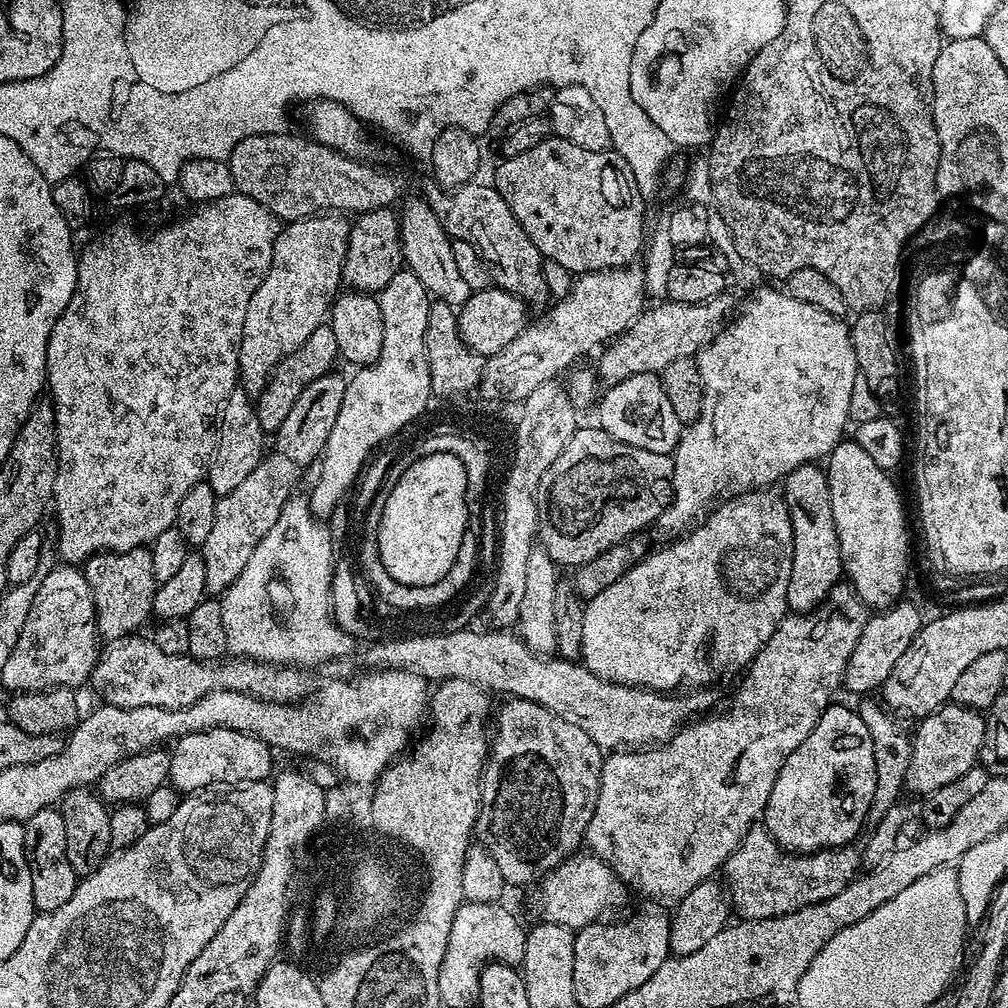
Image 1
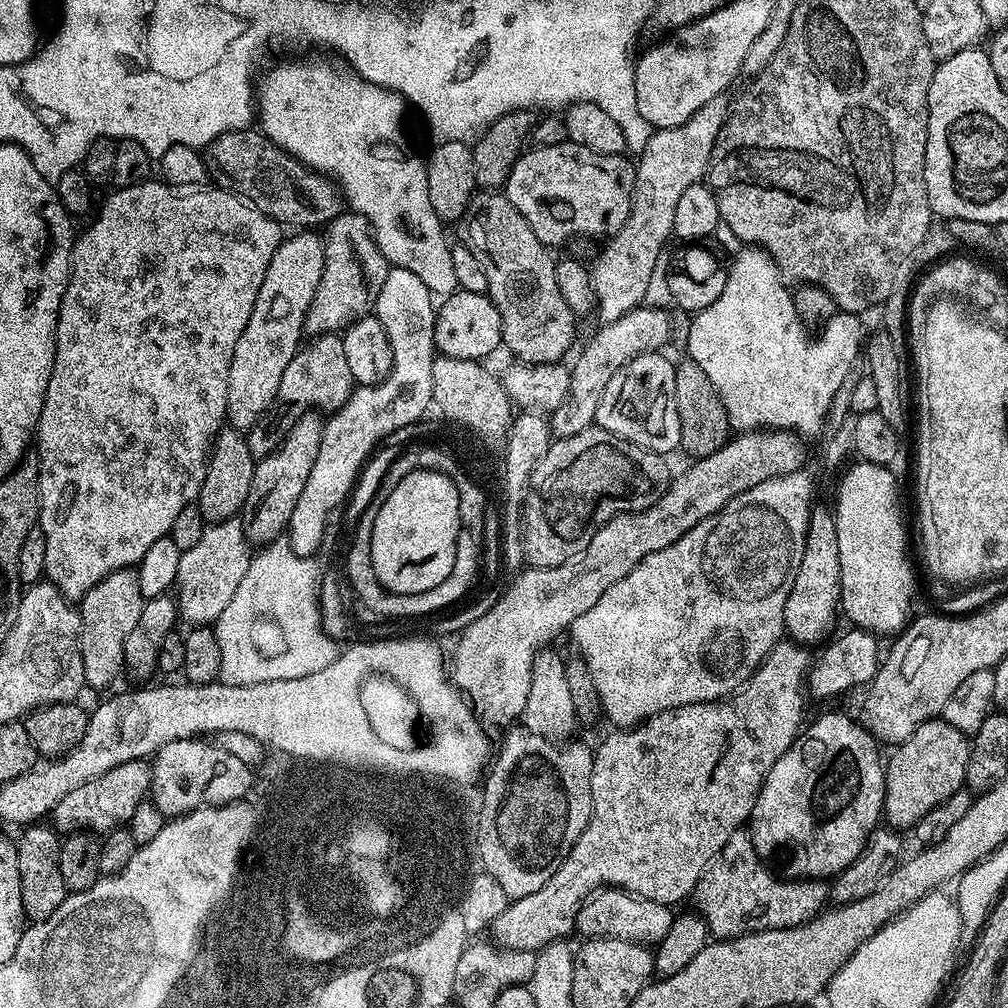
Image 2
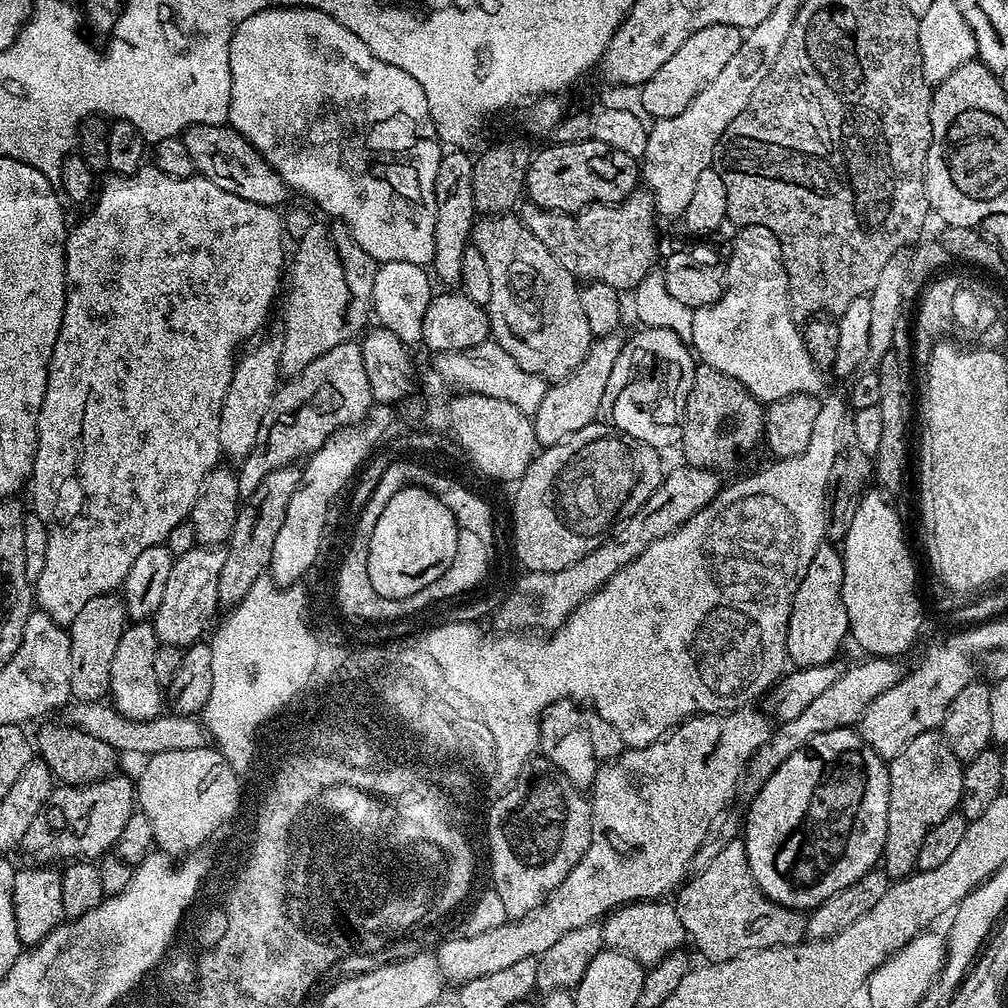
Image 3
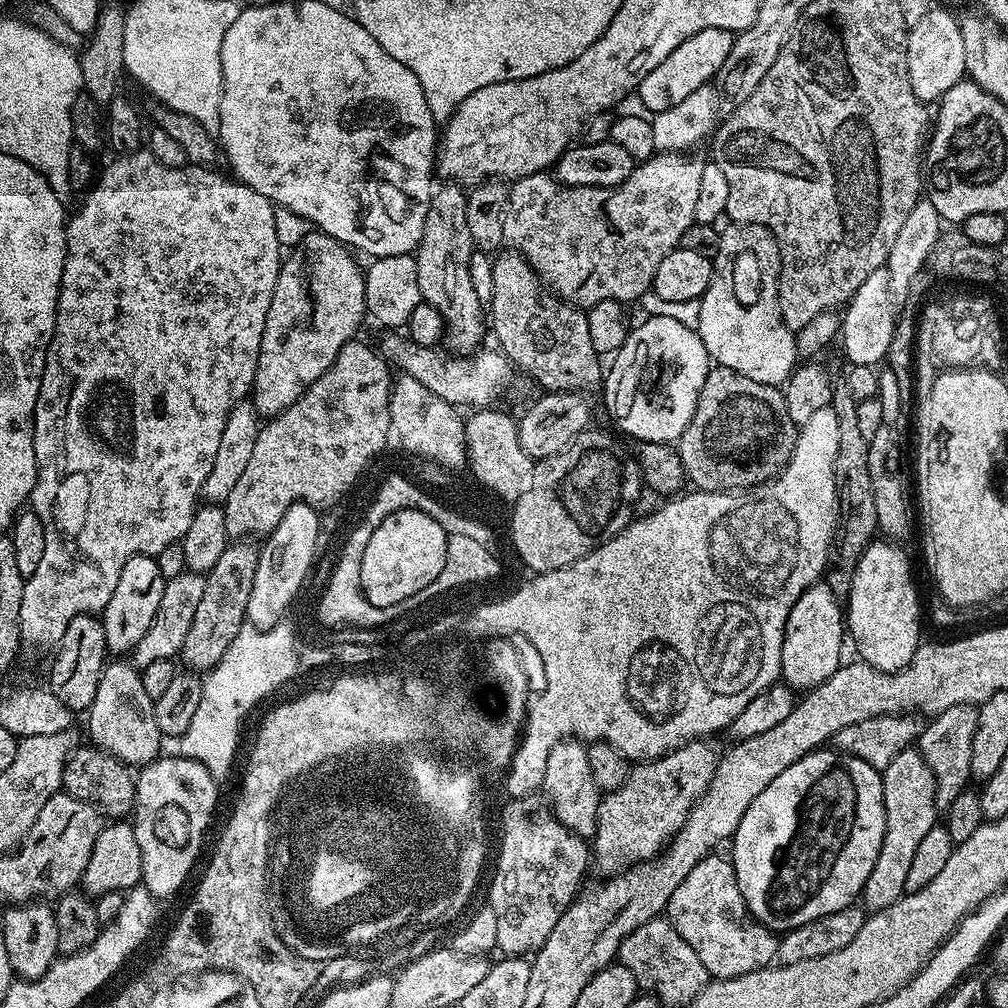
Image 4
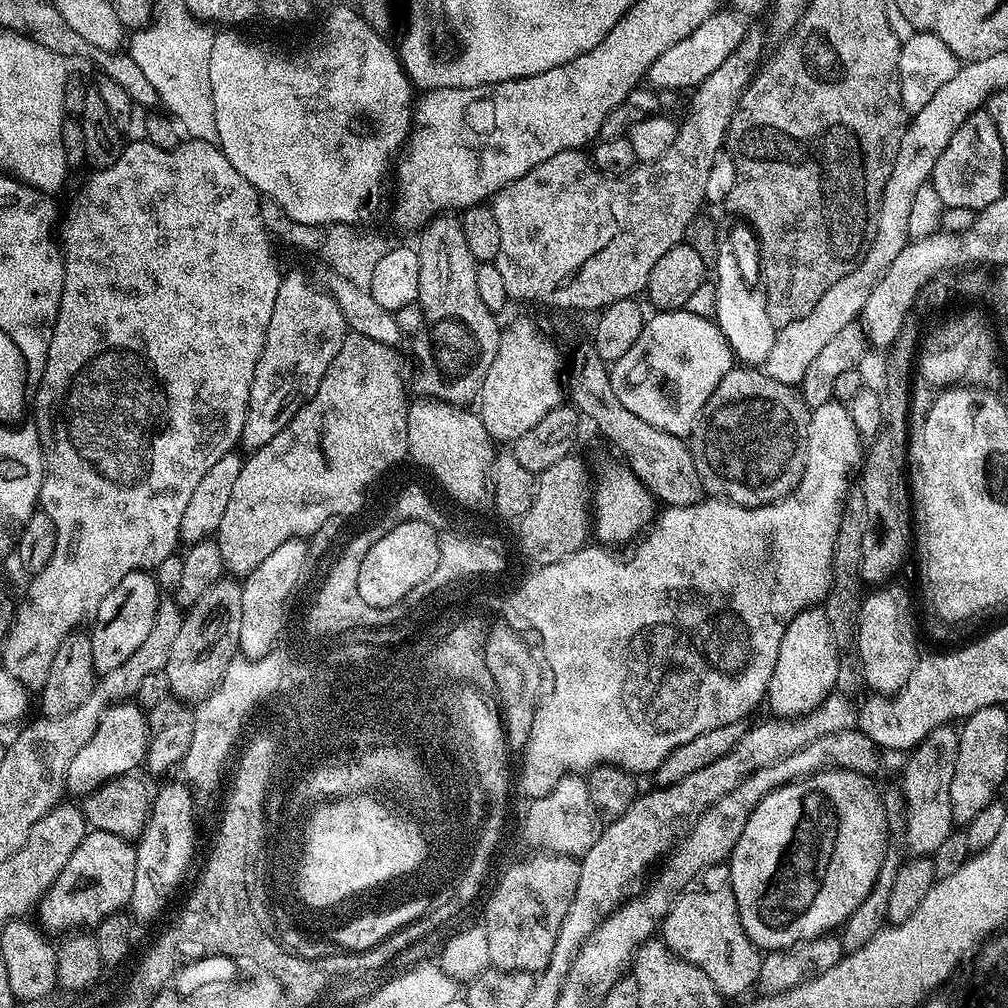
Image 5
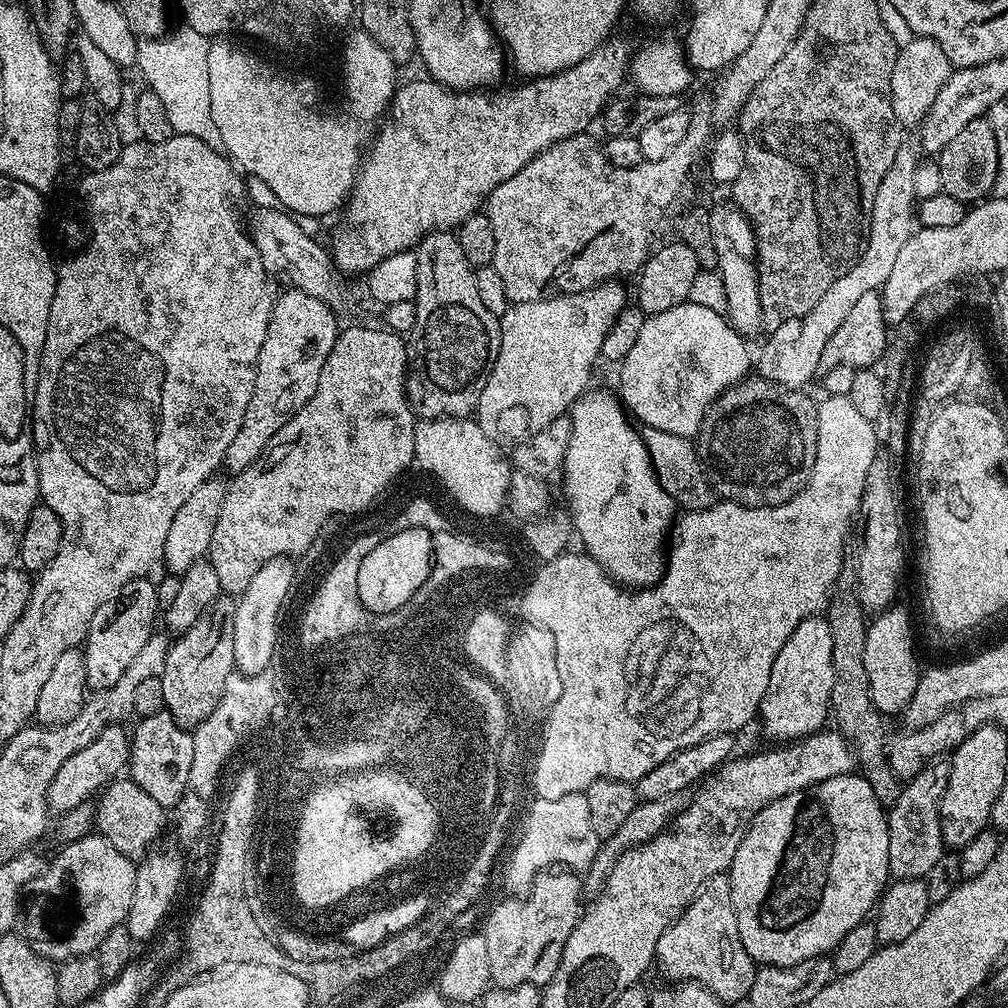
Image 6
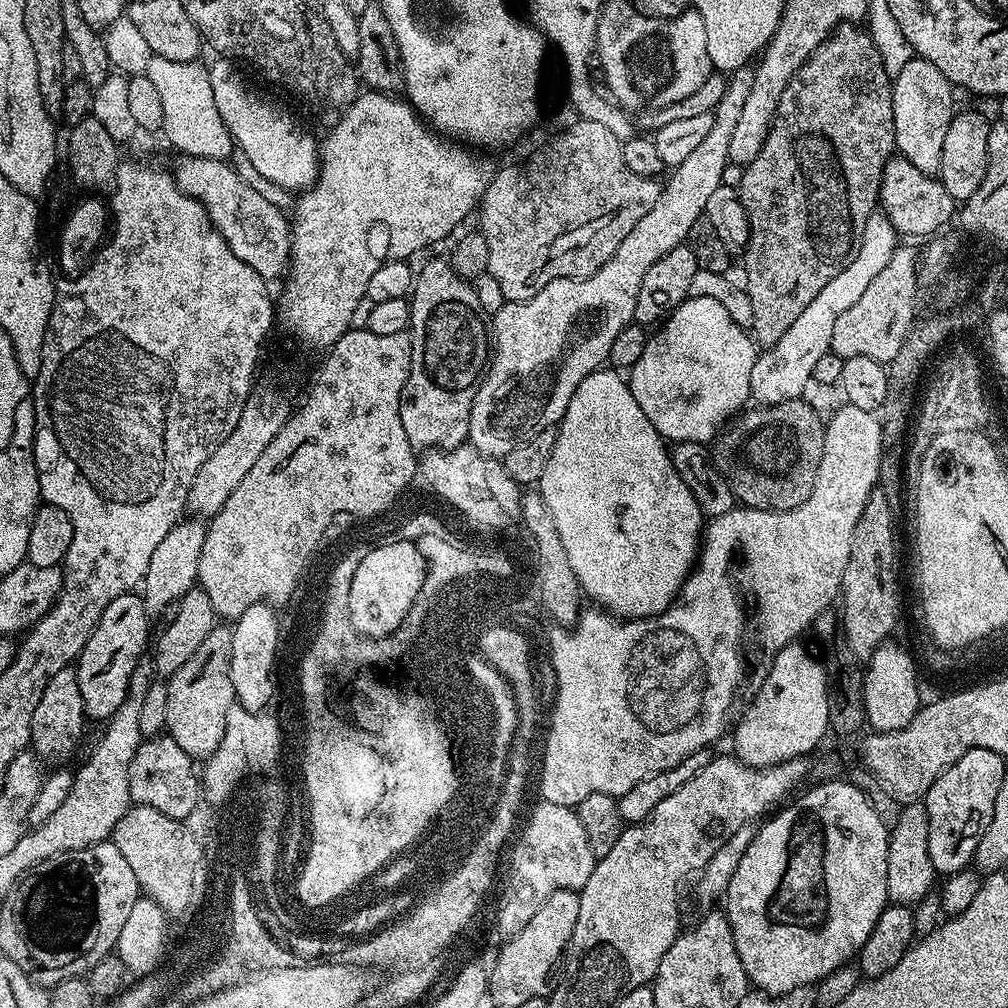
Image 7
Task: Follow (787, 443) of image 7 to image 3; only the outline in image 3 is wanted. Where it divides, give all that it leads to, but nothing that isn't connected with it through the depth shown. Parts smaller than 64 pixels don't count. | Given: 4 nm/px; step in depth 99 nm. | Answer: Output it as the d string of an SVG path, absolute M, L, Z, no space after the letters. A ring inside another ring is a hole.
M701 363L692 373L692 385L682 413L683 459L696 468L725 474L759 444L761 447L765 415L765 405L755 400L738 381Z

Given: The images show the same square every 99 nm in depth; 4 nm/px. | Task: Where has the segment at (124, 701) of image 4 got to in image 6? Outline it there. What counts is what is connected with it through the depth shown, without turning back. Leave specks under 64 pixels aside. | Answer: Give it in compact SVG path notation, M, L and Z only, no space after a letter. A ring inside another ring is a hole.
M112 724L90 746L78 750L78 754L70 754L62 766L58 766L58 774L54 774L54 782L50 782L48 791L48 810L52 814L63 814L72 808L87 803L101 789L112 783L121 775L120 772L130 764L130 732L120 724Z

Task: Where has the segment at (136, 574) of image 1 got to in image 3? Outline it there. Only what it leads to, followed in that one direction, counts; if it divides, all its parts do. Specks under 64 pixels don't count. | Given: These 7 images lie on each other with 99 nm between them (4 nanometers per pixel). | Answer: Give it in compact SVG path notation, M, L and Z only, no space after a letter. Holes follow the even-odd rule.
M109 594L93 598L82 606L78 618L68 628L70 638L70 690L80 702L100 702L108 696L110 661L126 627L124 601L119 595Z

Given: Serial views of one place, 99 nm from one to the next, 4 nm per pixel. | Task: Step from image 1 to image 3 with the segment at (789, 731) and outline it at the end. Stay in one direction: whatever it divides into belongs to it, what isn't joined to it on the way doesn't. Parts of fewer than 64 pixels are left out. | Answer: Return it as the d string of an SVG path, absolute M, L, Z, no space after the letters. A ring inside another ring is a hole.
M745 706L734 712L690 716L653 744L628 748L615 760L601 763L590 789L590 846L586 846L586 854L582 854L578 866L566 874L564 881L544 899L542 906L529 916L494 926L494 930L486 930L486 934L463 938L458 945L458 963L470 973L471 978L482 978L524 958L538 958L550 950L562 934L593 925L622 904L658 900L667 897L667 892L675 893L689 875L694 854L709 839L717 821L725 815L724 807L731 802L736 784L738 788L750 758L767 742L770 735L768 724L769 717L756 706Z

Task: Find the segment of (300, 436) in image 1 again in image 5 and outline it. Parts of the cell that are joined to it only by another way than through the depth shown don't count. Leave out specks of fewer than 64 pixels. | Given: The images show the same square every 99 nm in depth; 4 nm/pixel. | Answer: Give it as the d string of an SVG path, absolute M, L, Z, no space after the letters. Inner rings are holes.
M225 574L218 582L214 582L214 586L210 586L210 590L202 594L202 598L195 600L184 612L182 630L178 630L178 638L174 641L174 647L170 650L170 658L163 670L170 682L171 695L185 702L199 702L216 689L222 674L226 674L226 666L230 666L230 662L236 659L240 651L243 589L243 583L239 579Z

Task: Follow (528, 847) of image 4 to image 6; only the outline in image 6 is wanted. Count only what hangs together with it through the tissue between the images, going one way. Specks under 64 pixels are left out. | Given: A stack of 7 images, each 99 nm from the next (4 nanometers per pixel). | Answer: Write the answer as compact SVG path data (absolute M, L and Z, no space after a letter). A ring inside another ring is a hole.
M549 870L536 877L528 900L504 904L504 908L495 903L492 920L485 920L482 925L486 955L490 957L490 981L495 987L543 986L551 982L562 950L582 915L580 880L571 870Z

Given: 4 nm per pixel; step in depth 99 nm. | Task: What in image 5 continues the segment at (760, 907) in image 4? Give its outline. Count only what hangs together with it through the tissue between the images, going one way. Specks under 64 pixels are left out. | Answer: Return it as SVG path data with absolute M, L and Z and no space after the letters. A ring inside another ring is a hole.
M826 768L822 772L815 772L812 776L806 776L798 780L792 780L789 784L783 784L780 788L775 788L750 814L750 818L744 827L742 838L734 846L730 857L730 867L732 869L732 889L734 898L738 902L738 914L742 922L742 930L746 930L749 938L755 942L757 948L773 952L779 948L789 948L803 940L809 940L815 936L823 936L839 929L862 906L862 898L870 894L874 882L878 878L878 870L882 866L884 857L889 851L888 839L888 819L884 816L884 801L881 793L876 793L873 781L869 777L842 770L841 768Z

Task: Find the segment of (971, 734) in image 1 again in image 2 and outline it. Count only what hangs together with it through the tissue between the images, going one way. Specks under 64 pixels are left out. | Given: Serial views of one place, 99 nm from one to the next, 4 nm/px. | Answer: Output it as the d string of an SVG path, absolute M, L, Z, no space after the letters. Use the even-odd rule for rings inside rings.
M942 718L927 720L914 730L905 740L895 745L892 757L887 757L884 769L884 811L883 819L897 830L915 829L919 820L934 810L940 803L946 802L956 791L965 787L966 762L968 761L969 737Z

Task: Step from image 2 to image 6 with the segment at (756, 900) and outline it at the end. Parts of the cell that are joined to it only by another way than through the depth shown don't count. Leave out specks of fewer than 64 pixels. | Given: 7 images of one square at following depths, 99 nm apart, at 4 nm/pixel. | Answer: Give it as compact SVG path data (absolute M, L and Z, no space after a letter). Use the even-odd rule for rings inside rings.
M719 872L696 892L692 901L684 907L684 913L658 938L655 963L672 982L701 984L725 1005L744 1000L750 986L754 986L757 963L746 954L742 938L738 938L738 918L734 918L734 902L730 898L730 882L727 872Z

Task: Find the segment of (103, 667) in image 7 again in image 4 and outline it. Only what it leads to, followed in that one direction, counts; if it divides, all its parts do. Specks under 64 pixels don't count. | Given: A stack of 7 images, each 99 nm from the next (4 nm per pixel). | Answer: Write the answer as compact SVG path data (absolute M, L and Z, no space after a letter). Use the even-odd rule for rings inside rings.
M135 556L130 558L130 562L126 562L126 567L118 578L118 587L114 594L110 594L110 602L106 602L102 613L109 653L131 653L138 646L138 642L146 638L146 630L150 630L150 622L154 622L154 614L158 614L158 605L162 603L165 583L162 570L158 570L156 557Z

